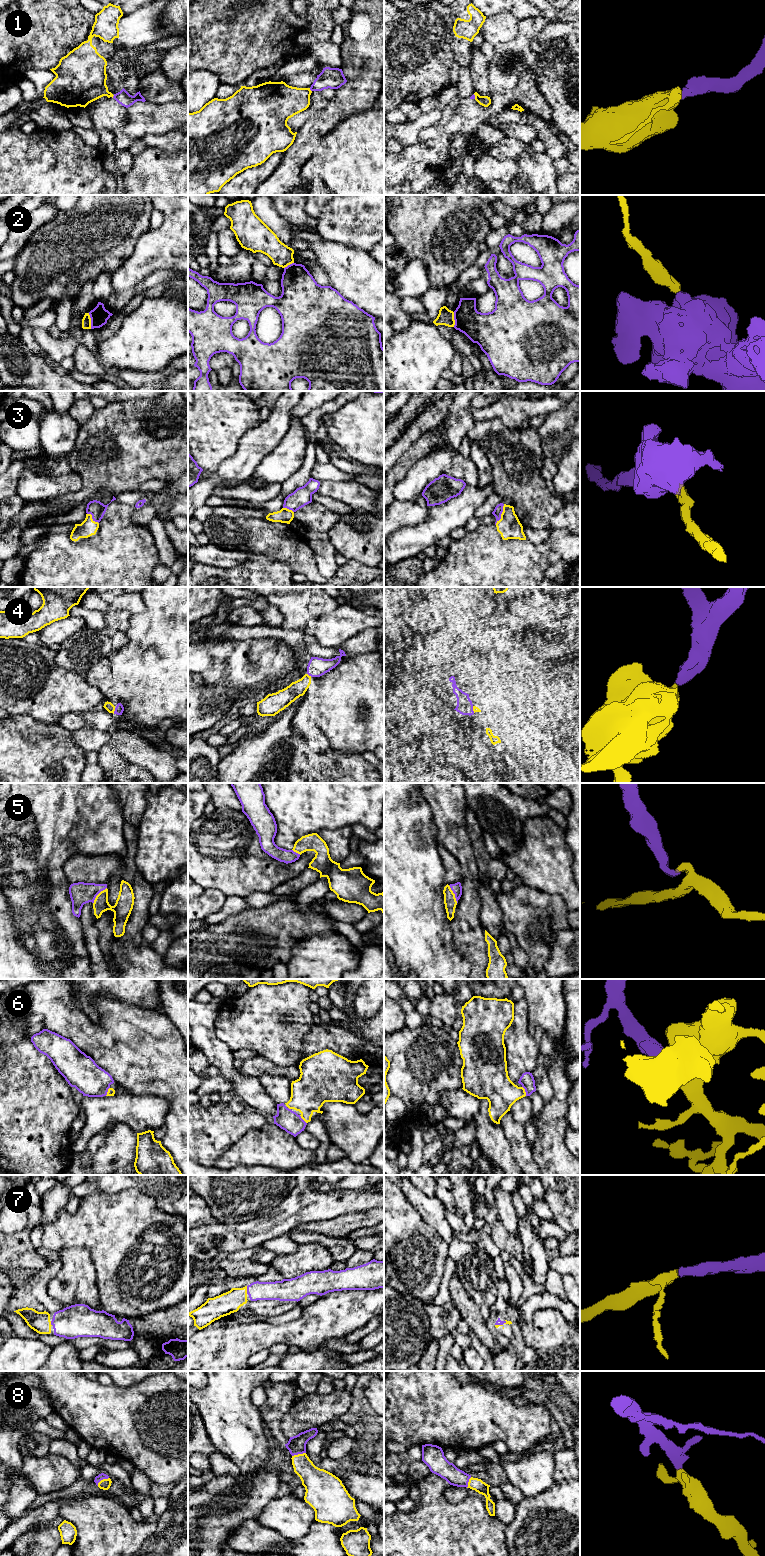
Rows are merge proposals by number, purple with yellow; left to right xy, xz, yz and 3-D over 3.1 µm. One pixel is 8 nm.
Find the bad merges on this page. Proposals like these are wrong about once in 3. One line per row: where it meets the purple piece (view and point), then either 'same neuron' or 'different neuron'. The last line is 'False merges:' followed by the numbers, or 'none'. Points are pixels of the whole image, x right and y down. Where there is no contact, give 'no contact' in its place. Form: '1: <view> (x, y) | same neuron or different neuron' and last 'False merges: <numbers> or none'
1: xz (310, 89) | different neuron
2: xy (91, 321) | different neuron
3: yz (501, 513) | same neuron
4: xy (114, 711) | same neuron
5: xy (97, 894) | same neuron
6: yz (525, 1091) | same neuron
7: xz (247, 1290) | same neuron
8: xz (298, 1453) | same neuron
False merges: 1, 2

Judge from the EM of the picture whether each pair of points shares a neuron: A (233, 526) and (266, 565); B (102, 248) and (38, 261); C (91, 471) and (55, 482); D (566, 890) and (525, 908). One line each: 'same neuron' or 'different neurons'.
A: different neurons
B: same neuron
C: different neurons
D: different neurons

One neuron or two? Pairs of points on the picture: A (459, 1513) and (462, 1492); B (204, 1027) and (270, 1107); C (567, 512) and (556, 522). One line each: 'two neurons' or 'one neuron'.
A: two neurons
B: one neuron
C: one neuron

